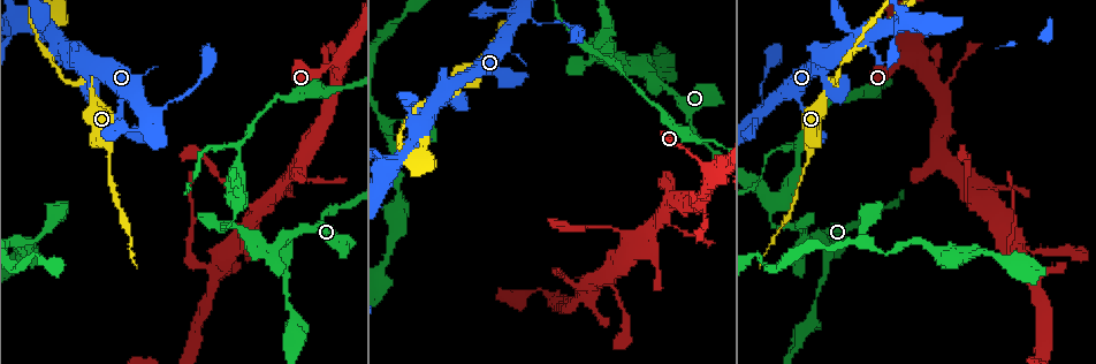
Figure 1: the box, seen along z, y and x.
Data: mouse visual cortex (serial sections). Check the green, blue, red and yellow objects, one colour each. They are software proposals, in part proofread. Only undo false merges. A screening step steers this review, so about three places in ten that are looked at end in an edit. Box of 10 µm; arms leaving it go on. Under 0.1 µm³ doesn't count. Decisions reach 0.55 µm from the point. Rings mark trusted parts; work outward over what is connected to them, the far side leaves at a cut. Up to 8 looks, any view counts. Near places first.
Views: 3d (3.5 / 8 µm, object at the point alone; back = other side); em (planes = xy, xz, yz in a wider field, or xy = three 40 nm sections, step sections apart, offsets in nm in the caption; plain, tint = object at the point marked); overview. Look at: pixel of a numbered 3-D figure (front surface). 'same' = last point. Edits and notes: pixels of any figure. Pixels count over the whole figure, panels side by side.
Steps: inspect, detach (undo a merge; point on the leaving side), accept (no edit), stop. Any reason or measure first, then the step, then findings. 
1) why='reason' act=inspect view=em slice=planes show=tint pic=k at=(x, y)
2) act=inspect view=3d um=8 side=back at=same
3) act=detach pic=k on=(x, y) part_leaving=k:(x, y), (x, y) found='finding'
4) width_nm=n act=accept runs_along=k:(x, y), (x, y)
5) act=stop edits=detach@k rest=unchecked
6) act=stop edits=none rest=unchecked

why='four arms meet' act=inspect view=3d um=3.5 pic=1 at=(166, 109)

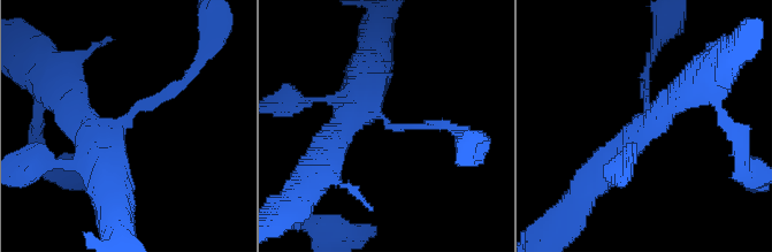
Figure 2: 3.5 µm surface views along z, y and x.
arms=4 arm_widths_nm=150,300,350,450 act=inspect view=em slice=xy step=3 show=tint pic=2 at=(124, 120)

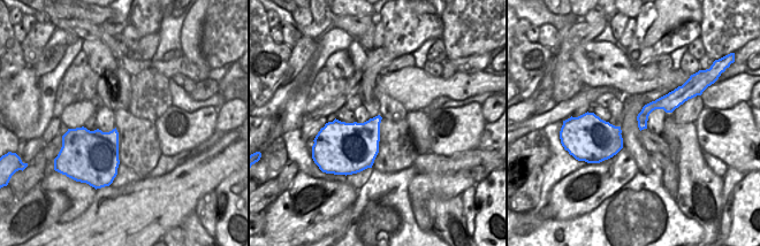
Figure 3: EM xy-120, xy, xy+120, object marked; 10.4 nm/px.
act=accept runs_along=3:(676, 97), (653, 105), (640, 124) found='all the same cell'

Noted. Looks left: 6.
why='two arms in line, one across' act=inspect view=3d um=8 pic=1 at=(849, 56)

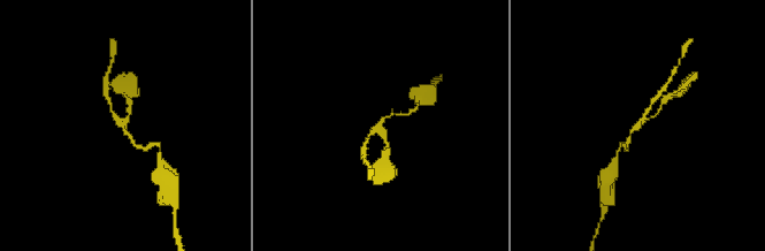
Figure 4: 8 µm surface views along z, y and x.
why='zoom in' act=inspect view=3d um=3.5 at=same

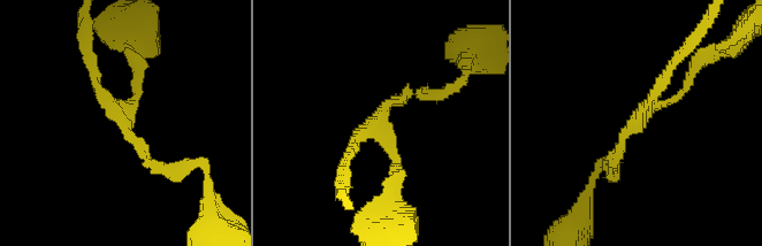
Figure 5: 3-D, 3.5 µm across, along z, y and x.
arms=3 arm_widths_nm=100,150,150 act=inspect view=em slice=xy step=1 show=tint pic=5 at=(640, 120)

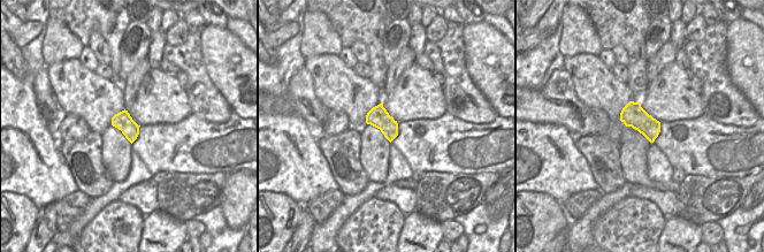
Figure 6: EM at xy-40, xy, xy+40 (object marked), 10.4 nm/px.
act=accept runs_along=5:(616, 168), (622, 137), (678, 98), (692, 72) found='all the same cell'

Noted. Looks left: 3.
why='three-way junction' act=inspect view=3d um=3.5 pic=1 at=(710, 170)

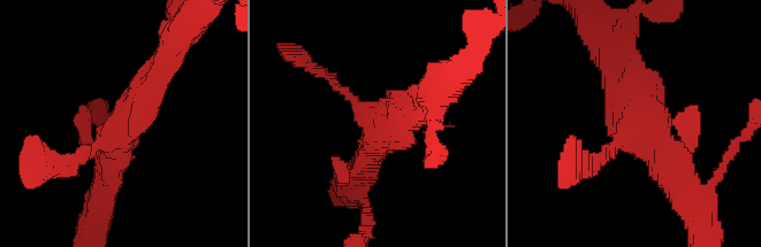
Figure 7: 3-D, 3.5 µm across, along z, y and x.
why='need the tissue' act=inspect view=em slice=xy step=1 show=tint pic=7 at=(375, 120)

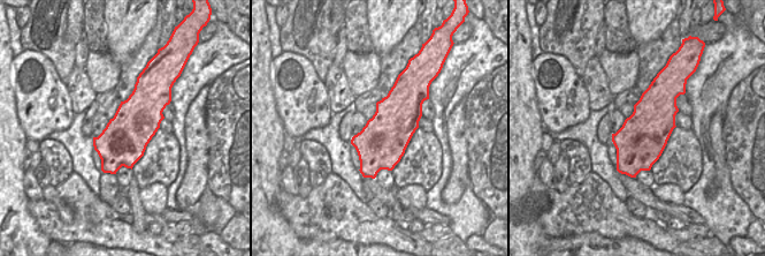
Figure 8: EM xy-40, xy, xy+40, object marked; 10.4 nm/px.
act=accept runs_along=7:(324, 72), (377, 123), (363, 172) found='one cell here'

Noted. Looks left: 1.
act=stop edits=none rest=unchecked

